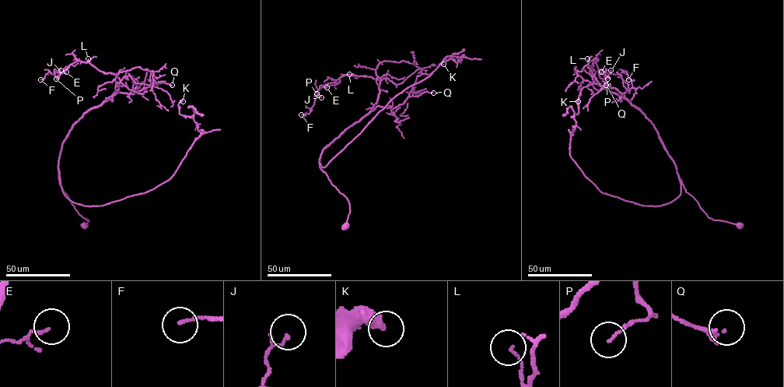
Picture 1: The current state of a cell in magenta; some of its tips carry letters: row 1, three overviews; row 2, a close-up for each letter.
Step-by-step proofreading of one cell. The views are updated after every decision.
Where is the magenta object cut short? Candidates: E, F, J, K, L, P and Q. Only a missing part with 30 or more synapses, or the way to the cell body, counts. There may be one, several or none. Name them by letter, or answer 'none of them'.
none of them

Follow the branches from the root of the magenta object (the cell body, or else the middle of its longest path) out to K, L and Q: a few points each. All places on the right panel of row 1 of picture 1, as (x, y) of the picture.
K: (740, 225), (709, 218), (678, 175), (680, 194), (659, 205), (602, 192), (569, 154), (578, 101)
L: (740, 225), (707, 216), (685, 191), (676, 164), (654, 125), (625, 98), (596, 84), (587, 58)
Q: (740, 225), (707, 216), (685, 191), (676, 164), (654, 125), (621, 92), (608, 82), (606, 85)

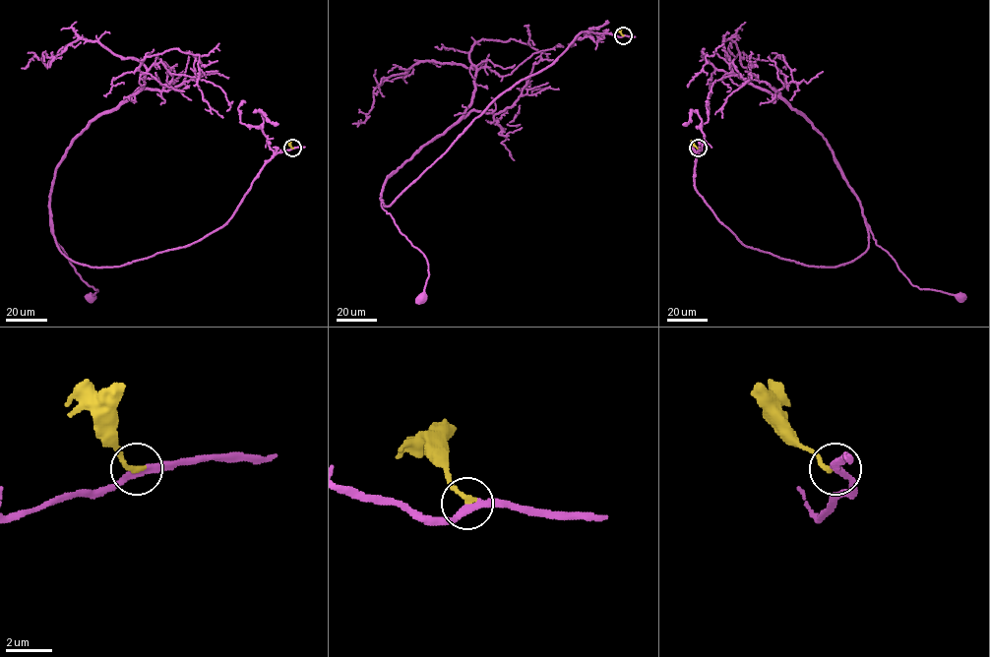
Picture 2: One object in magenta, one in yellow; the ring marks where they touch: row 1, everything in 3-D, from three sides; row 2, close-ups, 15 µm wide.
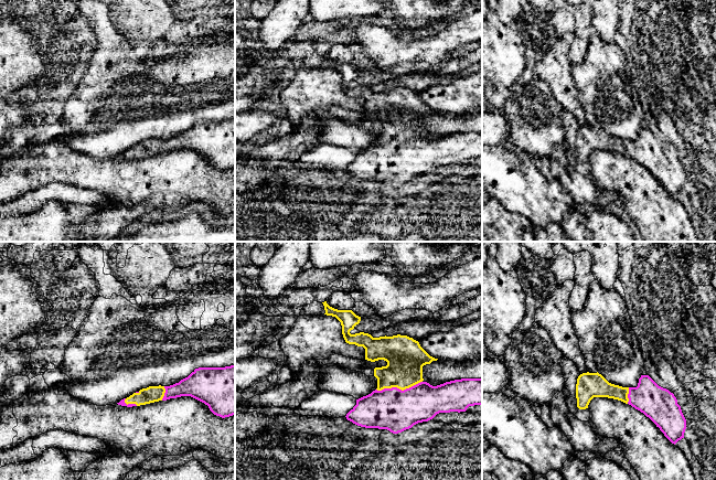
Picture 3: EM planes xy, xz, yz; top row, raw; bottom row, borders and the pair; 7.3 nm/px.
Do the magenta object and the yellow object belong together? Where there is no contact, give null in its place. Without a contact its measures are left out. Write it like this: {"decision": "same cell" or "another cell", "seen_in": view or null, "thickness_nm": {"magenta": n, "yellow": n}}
{"decision": "same cell", "seen_in": "xz", "thickness_nm": {"magenta": 300, "yellow": 280}}

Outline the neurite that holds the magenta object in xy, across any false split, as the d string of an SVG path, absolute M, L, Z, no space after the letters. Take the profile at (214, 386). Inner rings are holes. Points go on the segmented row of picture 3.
M235 365L199 367L179 383L142 388L117 404L132 407L181 396L204 403L222 418L235 415Z

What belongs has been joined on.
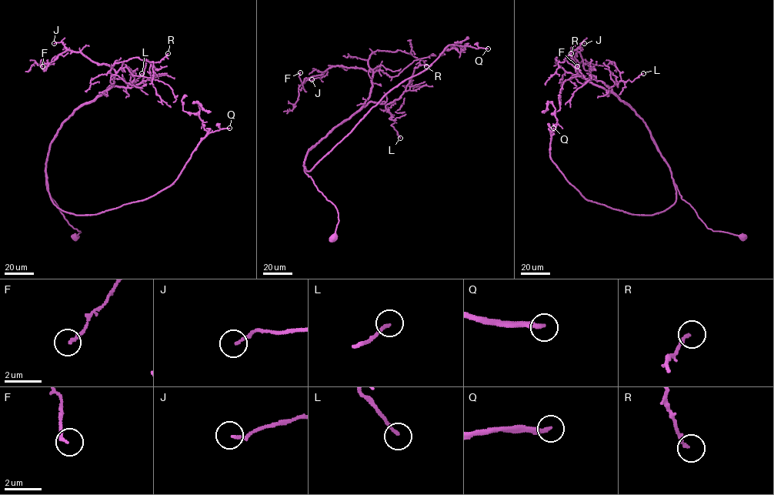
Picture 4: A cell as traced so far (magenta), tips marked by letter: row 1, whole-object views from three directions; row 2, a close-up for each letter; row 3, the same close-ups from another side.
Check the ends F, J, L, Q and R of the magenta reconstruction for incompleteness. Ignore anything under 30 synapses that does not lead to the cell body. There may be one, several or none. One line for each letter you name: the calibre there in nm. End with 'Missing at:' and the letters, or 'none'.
Q: calibre 240 nm
Missing at: Q

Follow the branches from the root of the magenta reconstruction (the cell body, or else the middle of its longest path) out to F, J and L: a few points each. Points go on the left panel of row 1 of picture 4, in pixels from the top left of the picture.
F: (74, 236), (80, 232), (47, 188), (48, 153), (61, 124), (107, 90), (115, 71), (68, 50), (42, 66)
J: (74, 236), (80, 232), (47, 188), (48, 153), (61, 124), (107, 90), (115, 71), (61, 41), (54, 43)
L: (74, 236), (80, 232), (68, 222), (47, 188), (49, 145), (76, 108), (111, 85), (126, 88), (141, 73)

